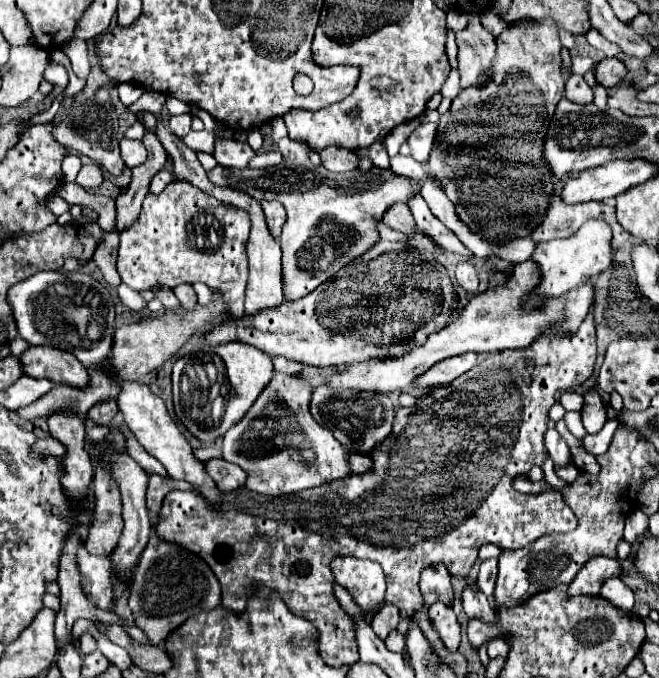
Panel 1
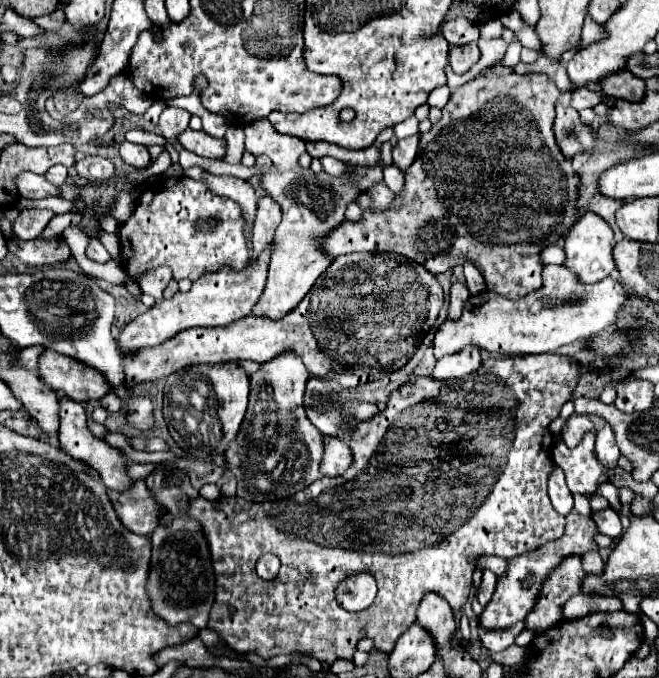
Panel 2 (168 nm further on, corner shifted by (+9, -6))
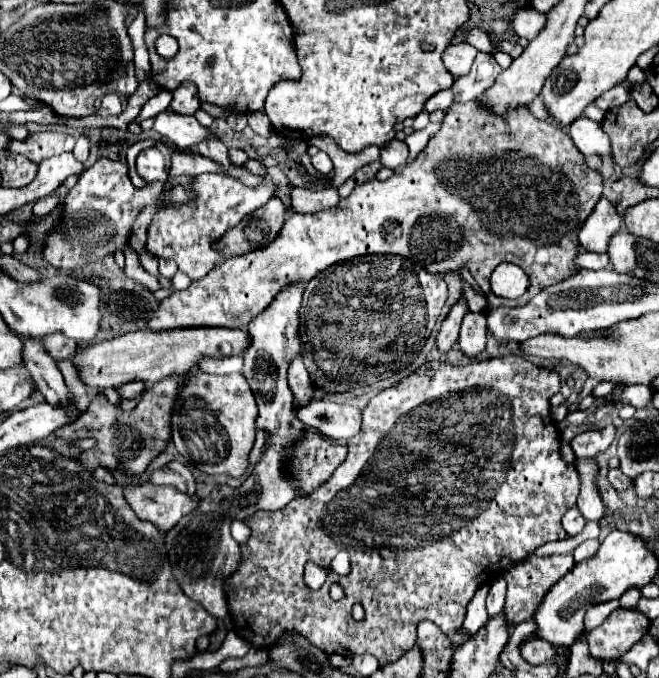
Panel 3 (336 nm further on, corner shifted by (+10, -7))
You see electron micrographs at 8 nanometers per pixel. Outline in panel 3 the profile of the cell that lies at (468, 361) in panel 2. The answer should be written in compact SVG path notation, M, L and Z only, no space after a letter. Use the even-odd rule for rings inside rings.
M466 311L462 329L460 329L460 339L458 339L458 343L462 345L462 351L468 357L478 357L486 347L486 335L488 335L488 327L486 327L484 313Z

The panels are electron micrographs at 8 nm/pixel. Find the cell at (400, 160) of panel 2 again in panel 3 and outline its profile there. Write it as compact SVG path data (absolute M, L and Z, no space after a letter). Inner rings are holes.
M398 139L388 141L380 151L380 163L382 167L388 167L388 169L402 167L406 163L406 157L408 157L408 145Z

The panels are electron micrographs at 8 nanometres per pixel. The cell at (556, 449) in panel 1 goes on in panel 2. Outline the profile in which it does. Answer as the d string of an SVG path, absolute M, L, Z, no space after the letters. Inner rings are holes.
M553 464L553 470L549 474L549 496L551 496L551 502L555 506L555 510L563 516L567 516L571 510L573 510L573 498L571 498L571 492L565 484L565 476L563 476L563 470Z

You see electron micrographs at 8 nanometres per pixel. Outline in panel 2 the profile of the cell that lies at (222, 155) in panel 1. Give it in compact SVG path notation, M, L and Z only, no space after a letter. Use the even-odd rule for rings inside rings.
M187 128L183 134L179 134L179 144L197 154L197 156L203 156L203 158L213 158L213 160L221 160L225 156L225 140L217 140L205 132L195 132L191 128Z

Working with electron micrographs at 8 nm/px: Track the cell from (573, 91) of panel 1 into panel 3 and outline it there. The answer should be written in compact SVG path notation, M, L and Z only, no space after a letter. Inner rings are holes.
M616 85L616 87L612 87L610 91L606 91L604 95L600 95L600 99L596 99L594 105L598 105L598 107L604 109L604 111L608 111L608 109L612 109L612 107L620 107L620 105L624 105L628 99L630 99L628 87L624 87L624 85Z

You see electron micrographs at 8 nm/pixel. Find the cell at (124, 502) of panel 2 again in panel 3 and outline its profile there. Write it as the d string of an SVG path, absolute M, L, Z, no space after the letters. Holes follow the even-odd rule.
M144 483L126 487L124 497L140 519L158 525L160 531L170 531L184 515L200 505L200 497L188 497L174 487Z

